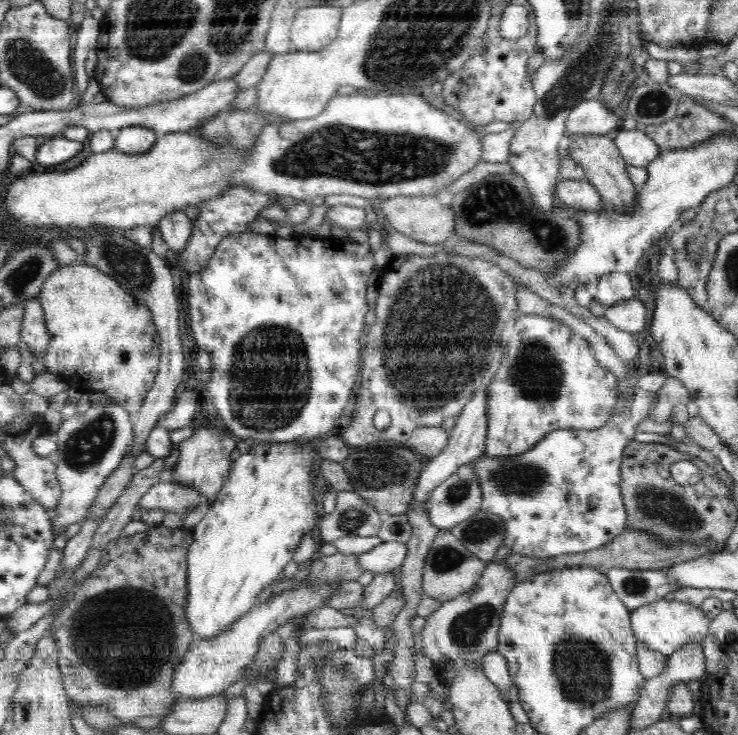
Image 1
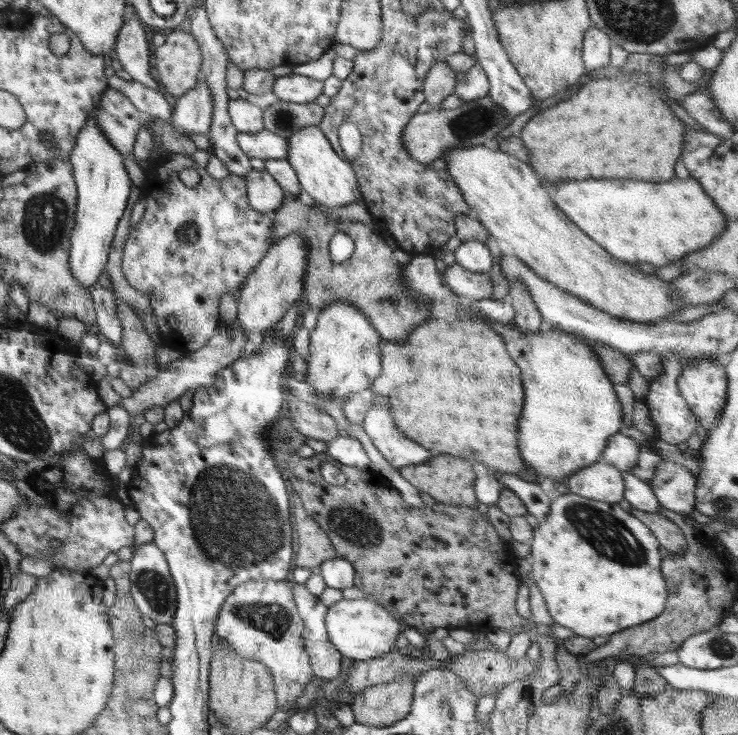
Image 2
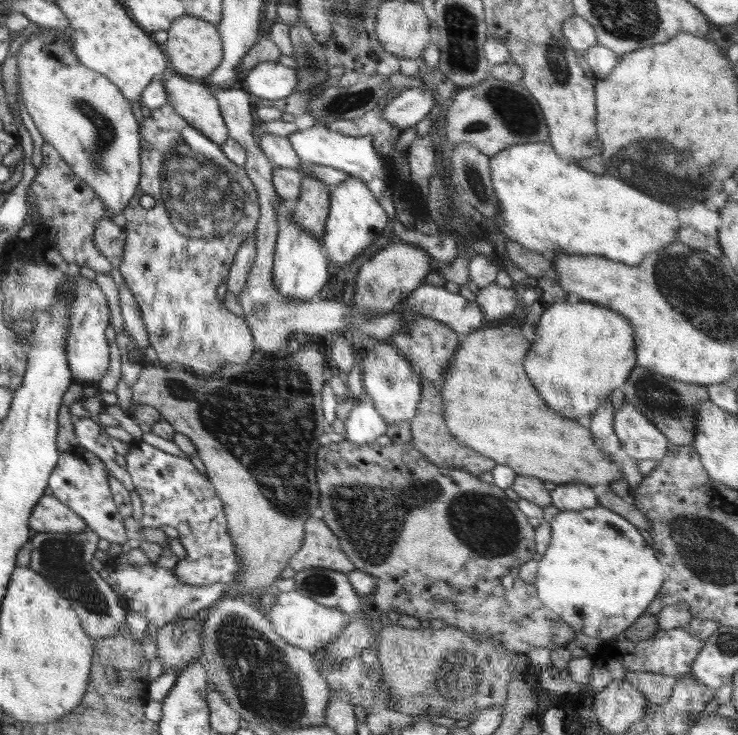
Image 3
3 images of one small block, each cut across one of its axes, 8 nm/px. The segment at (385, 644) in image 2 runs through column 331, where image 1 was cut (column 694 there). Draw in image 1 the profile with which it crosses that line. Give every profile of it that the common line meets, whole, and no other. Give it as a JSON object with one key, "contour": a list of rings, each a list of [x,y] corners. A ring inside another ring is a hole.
{"contour":[[[659,600],[634,609],[630,613],[631,628],[637,643],[644,644],[652,650],[666,656],[674,654],[686,644],[701,644],[710,640],[710,623],[700,607],[673,600]]]}

